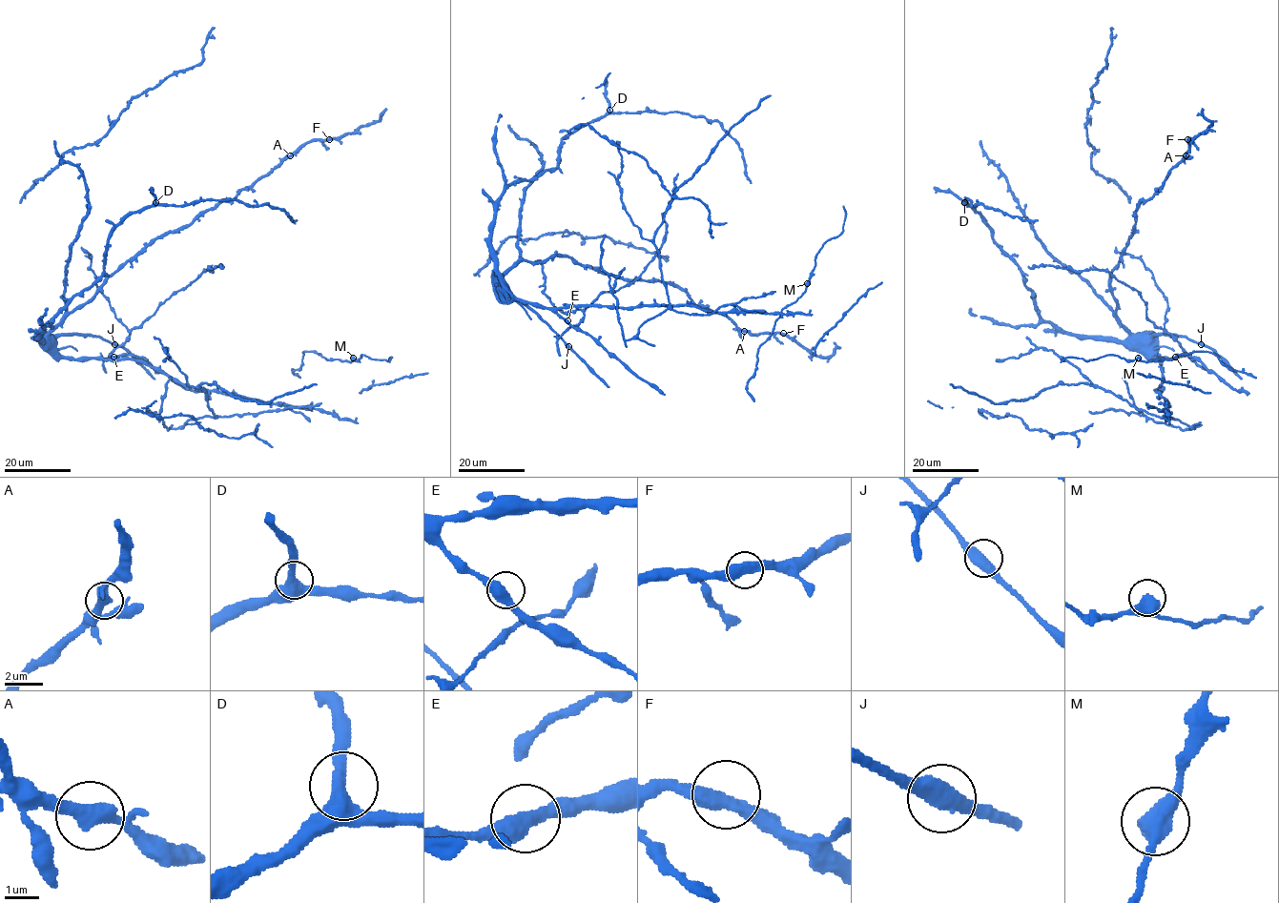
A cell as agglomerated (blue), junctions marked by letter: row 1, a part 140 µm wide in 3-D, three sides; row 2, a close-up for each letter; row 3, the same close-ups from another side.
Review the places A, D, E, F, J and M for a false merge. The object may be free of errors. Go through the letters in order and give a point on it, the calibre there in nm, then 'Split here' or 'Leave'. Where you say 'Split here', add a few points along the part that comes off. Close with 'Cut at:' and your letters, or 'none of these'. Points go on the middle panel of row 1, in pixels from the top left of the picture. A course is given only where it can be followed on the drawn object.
A: Place: (744, 331). Thickness 460 nm. Leave
D: Place: (609, 110). Thickness 440 nm. Leave
E: Place: (567, 320). Thickness 480 nm. Leave
F: Place: (783, 333). Thickness 480 nm. Leave
J: Place: (568, 346). Thickness 500 nm. Leave
M: Place: (807, 283). Thickness 550 nm. Split here
Cut at: M

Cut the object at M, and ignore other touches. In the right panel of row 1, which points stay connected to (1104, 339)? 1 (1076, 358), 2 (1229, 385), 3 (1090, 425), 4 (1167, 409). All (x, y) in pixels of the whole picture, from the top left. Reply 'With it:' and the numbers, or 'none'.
With it: 2, 3, 4

